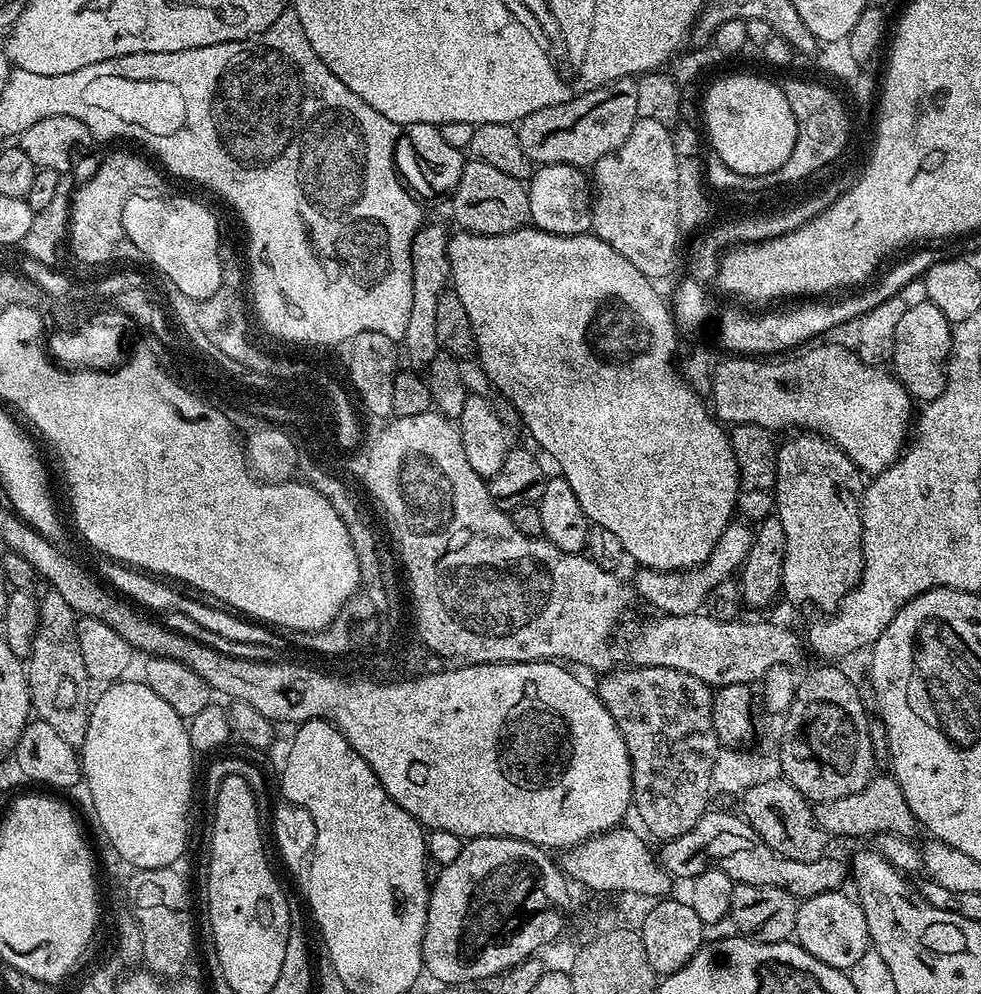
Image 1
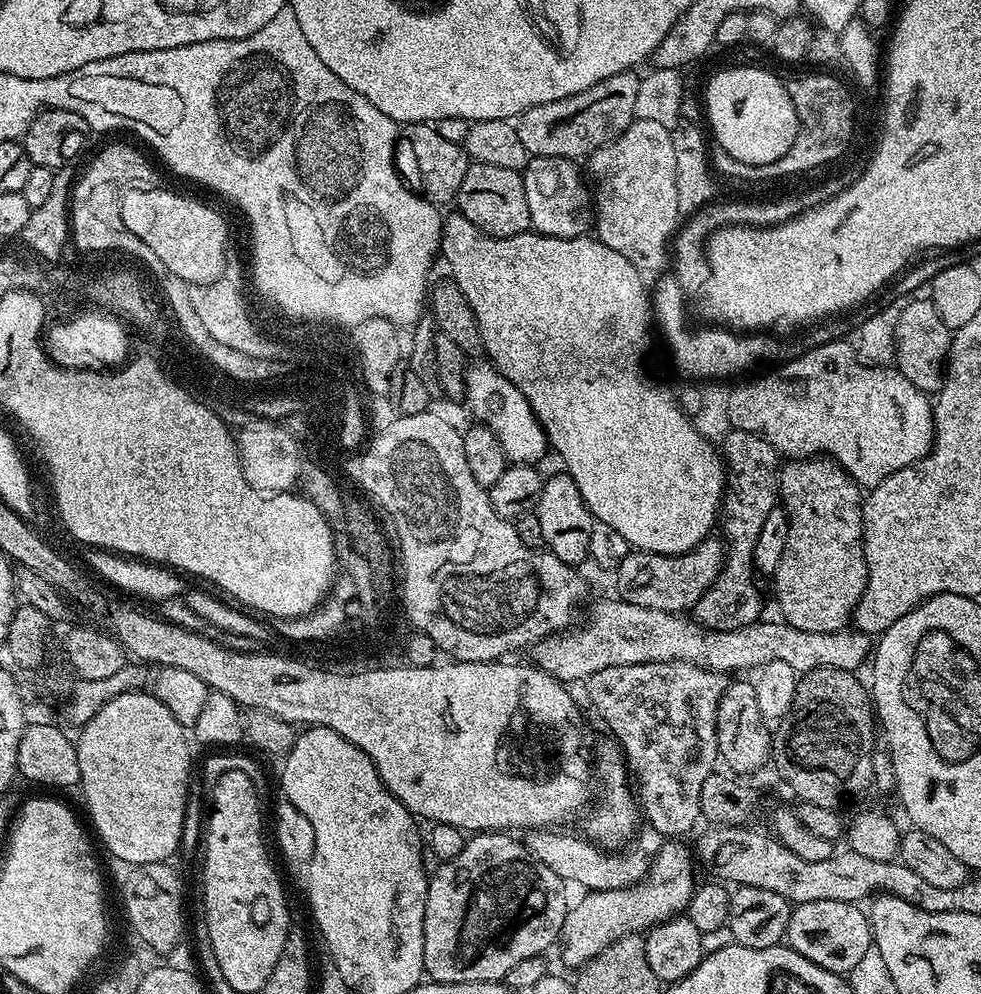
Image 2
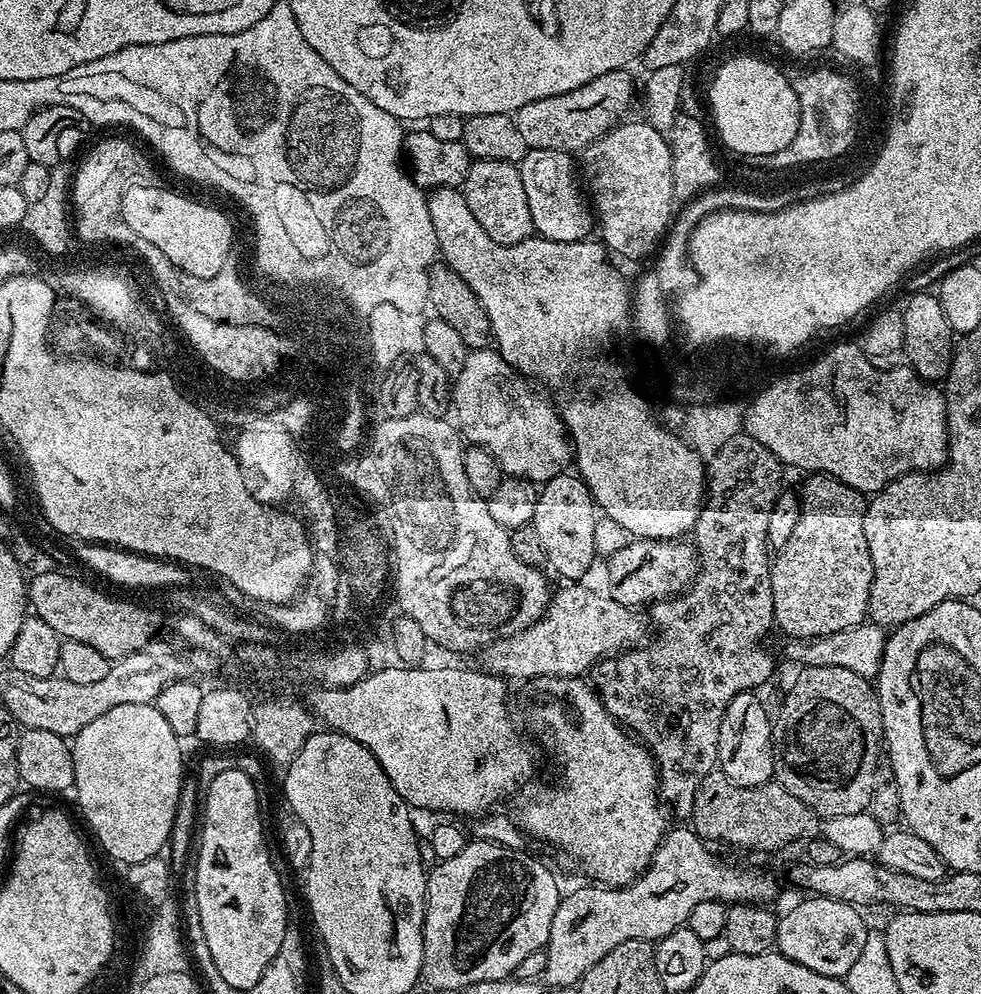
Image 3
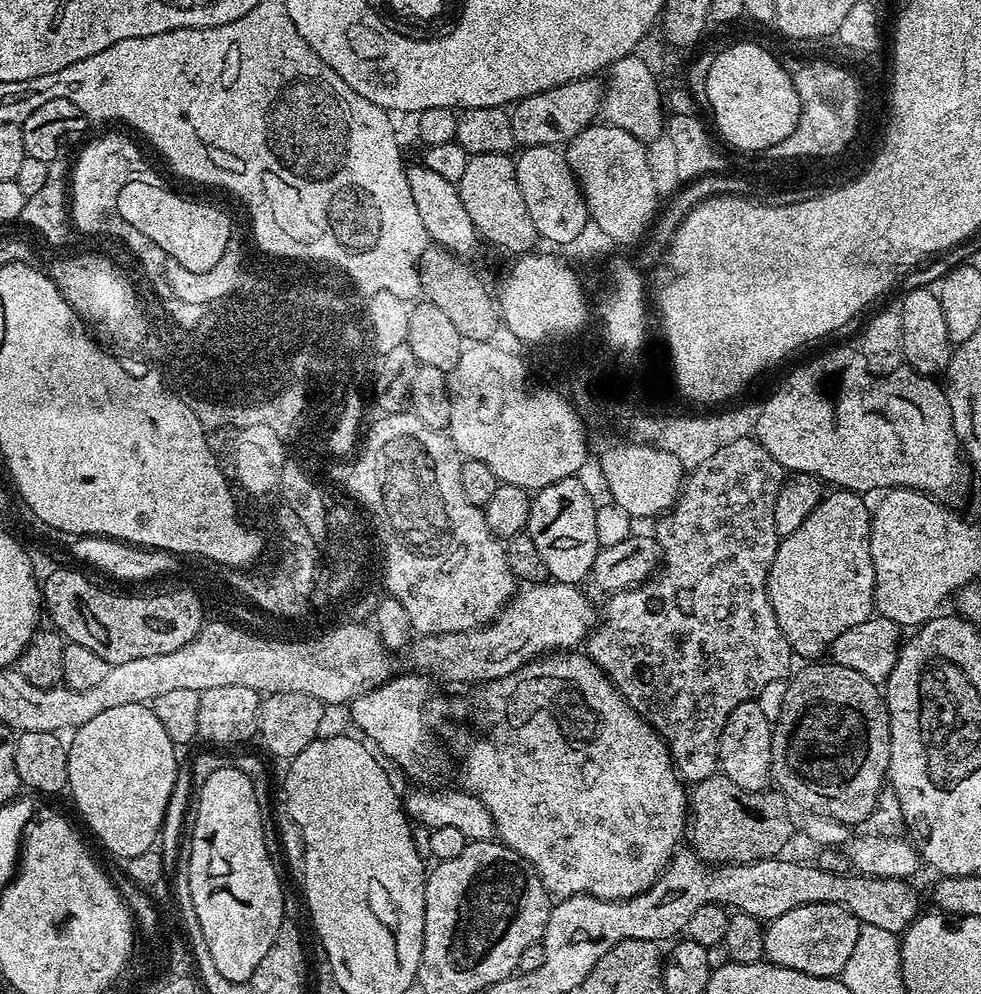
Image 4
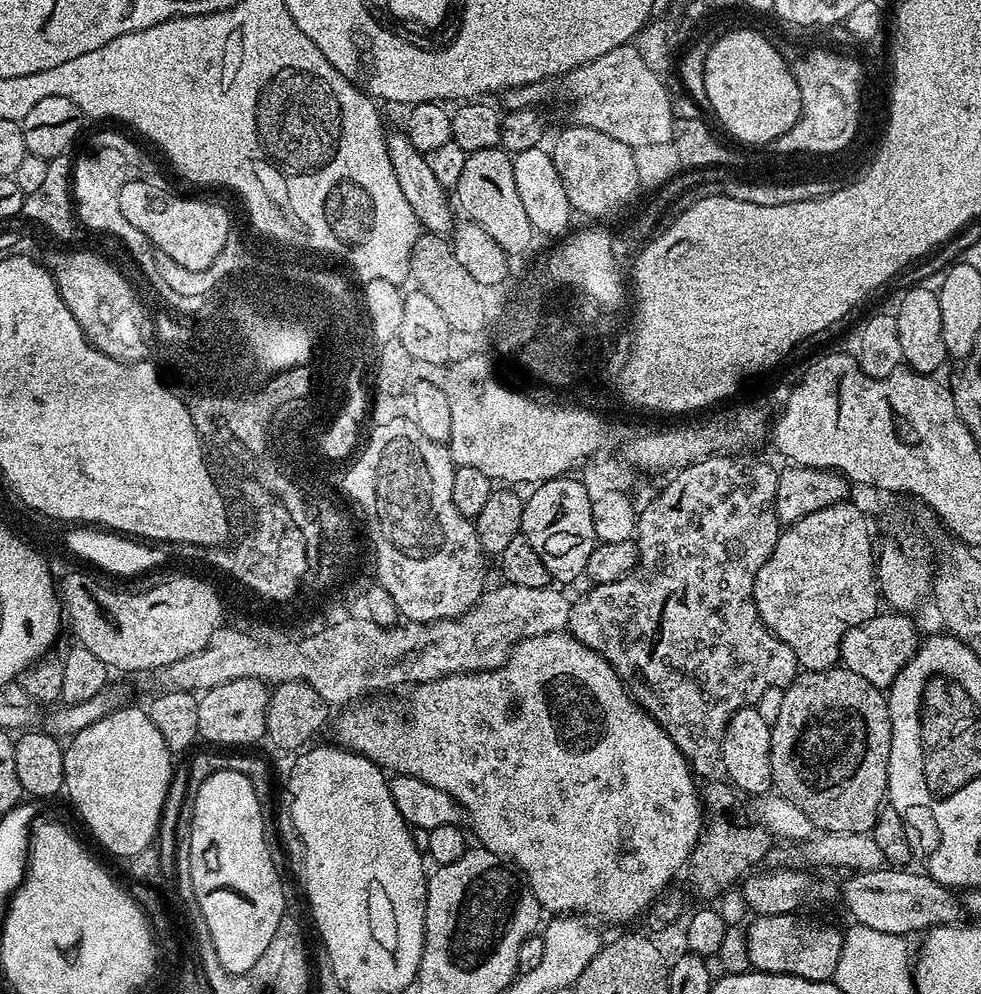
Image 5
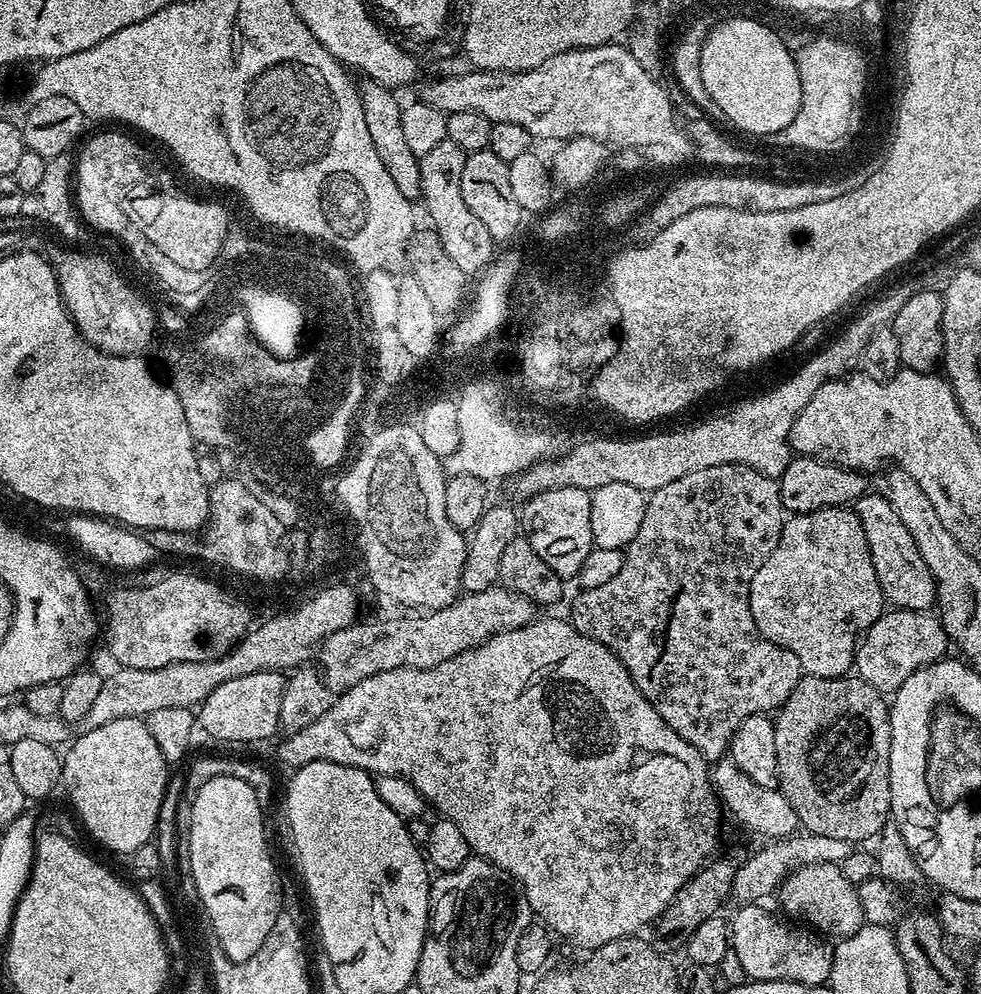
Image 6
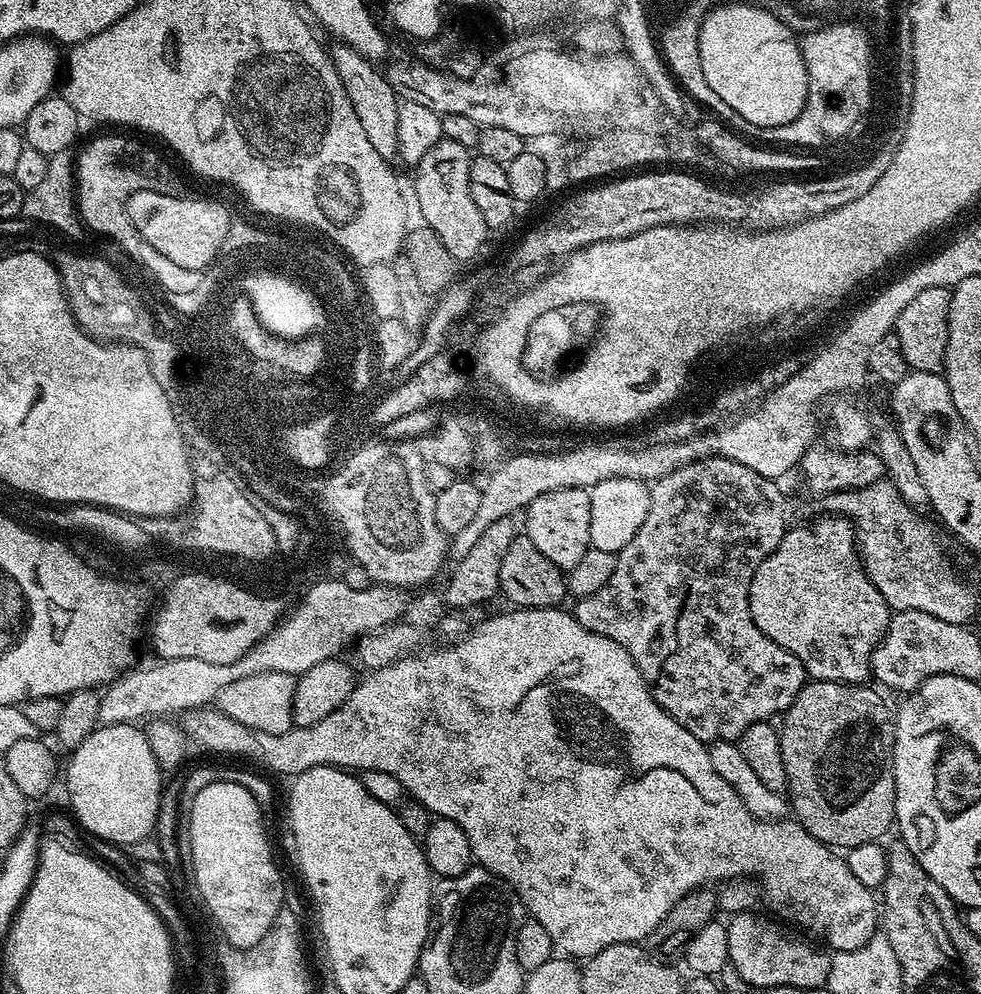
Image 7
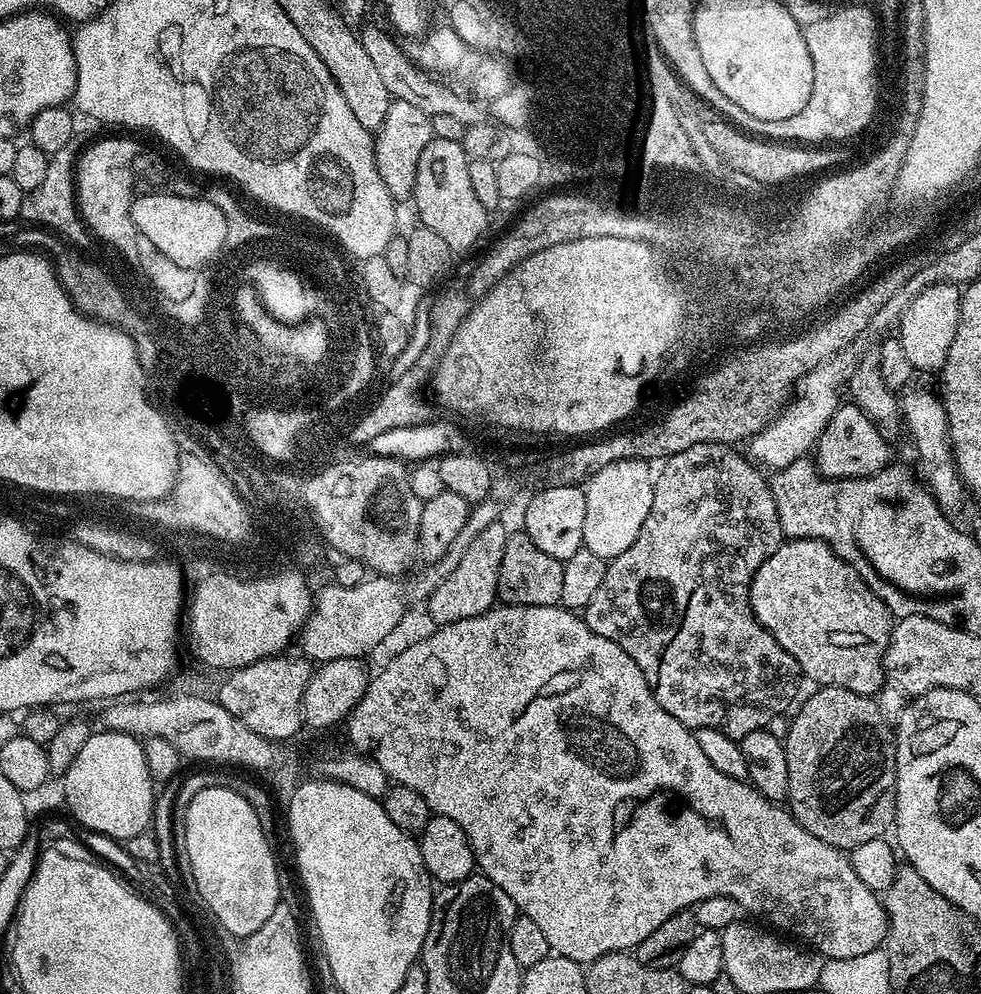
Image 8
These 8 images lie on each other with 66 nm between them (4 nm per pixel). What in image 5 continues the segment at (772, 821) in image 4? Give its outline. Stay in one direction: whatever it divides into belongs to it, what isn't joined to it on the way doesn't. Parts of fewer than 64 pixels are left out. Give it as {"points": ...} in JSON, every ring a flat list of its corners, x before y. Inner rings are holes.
{"points":[[723,783,712,784,708,789,703,789,702,803,706,809,706,823,690,861,692,888,704,902,712,902,715,896,722,895,736,879,739,881,753,870,759,869,763,865,760,863,769,859,774,848,772,833,767,832,763,824,751,819,748,821,740,813,740,804,736,801,737,789,731,783]]}

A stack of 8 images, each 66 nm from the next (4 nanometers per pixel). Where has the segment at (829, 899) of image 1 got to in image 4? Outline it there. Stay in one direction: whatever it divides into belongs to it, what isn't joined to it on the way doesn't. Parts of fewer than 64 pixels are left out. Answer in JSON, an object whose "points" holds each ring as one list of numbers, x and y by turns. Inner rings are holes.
{"points":[[832,903,803,904,769,921,765,927,765,959,784,969,798,970,811,977,839,977,860,933,860,922,844,908]]}

